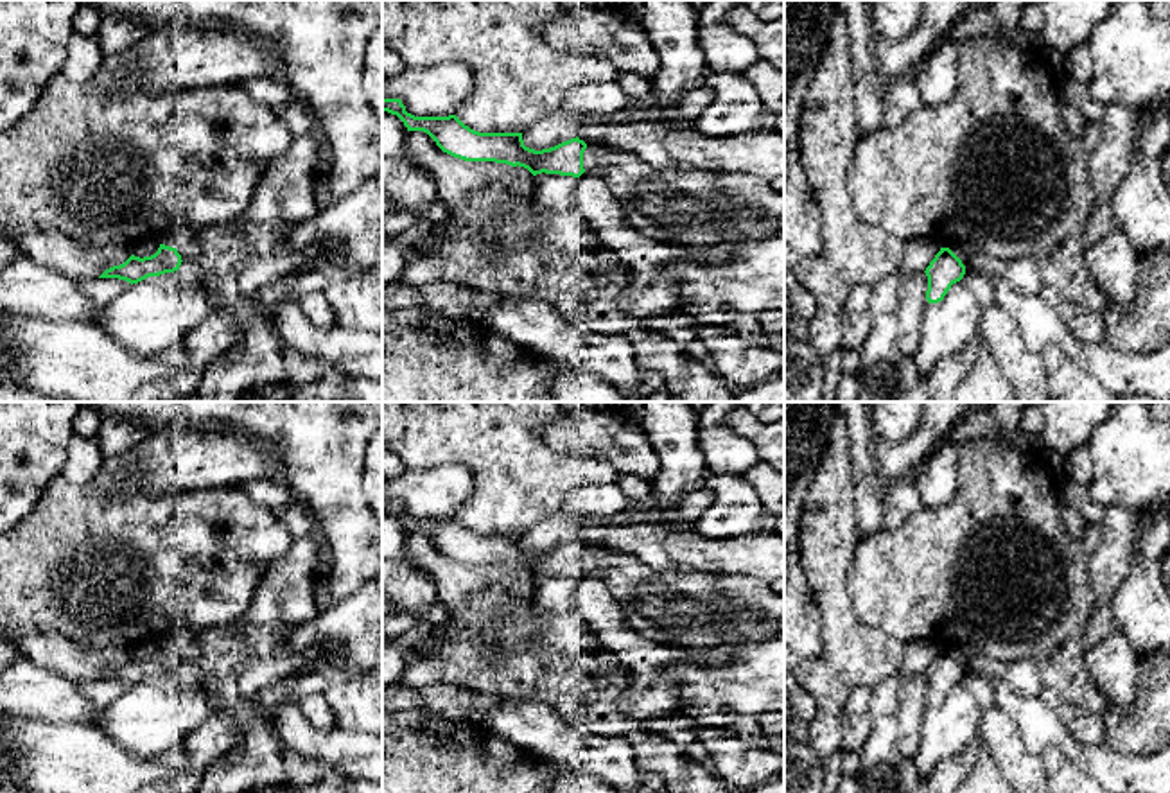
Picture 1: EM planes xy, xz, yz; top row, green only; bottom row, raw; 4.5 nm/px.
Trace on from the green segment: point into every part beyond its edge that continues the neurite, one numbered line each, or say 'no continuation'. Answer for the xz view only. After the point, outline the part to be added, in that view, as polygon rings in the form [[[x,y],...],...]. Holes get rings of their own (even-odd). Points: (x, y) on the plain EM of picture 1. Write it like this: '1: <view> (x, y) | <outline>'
1: xz (689, 603) | [[[587,547],[583,571],[596,574],[603,581],[612,599],[624,608],[626,621],[655,644],[723,648],[736,642],[784,635],[782,628],[768,626],[759,614],[734,608],[720,587],[721,576],[716,574],[680,571],[677,567],[655,569],[635,554],[605,547]]]

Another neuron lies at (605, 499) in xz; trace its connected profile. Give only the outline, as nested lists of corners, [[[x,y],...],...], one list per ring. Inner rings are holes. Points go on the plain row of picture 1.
[[[616,483],[585,484],[574,488],[562,508],[580,517],[610,517],[628,508],[628,501]]]

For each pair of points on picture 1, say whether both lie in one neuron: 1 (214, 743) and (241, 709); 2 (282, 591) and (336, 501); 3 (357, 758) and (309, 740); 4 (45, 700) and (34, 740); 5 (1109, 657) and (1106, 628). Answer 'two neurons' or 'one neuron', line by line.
1: one neuron
2: two neurons
3: one neuron
4: two neurons
5: two neurons

